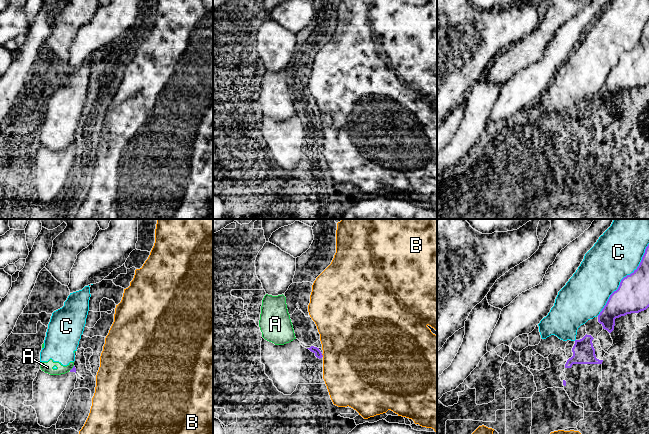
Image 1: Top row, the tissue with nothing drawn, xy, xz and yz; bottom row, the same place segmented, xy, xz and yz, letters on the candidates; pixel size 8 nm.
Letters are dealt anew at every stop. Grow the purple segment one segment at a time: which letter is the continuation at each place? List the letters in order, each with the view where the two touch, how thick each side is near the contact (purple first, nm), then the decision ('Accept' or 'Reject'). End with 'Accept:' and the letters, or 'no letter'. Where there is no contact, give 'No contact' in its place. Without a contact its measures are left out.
A: Touches purple in xy. Thickness 40 nm (purple) against 90 nm. Reject
B: Touches purple in xz. Thickness 60 nm (purple) against 500 nm. Reject
C: Touches purple in yz. Thickness 280 nm (purple) against 380 nm. Reject
Accept: no letter

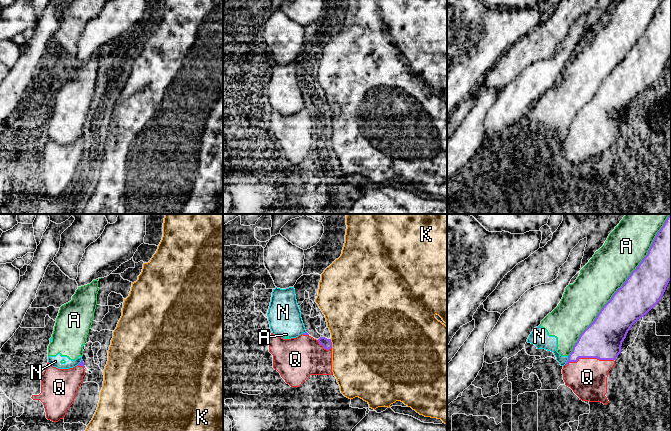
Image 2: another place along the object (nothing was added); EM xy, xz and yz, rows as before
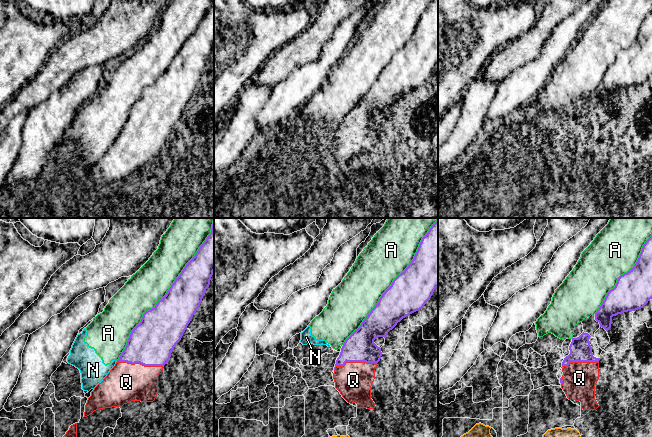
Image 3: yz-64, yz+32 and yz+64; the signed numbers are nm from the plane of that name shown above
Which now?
A: Touches purple in yz. Thickness 320 nm (purple) against 320 nm. Reject
K: Touches purple in xz. Thickness 80 nm (purple) against 500 nm. Reject
N: Touches purple in yz. Thickness 240 nm (purple) against 130 nm. Reject
Q: Touches purple in yz. Thickness 320 nm (purple) against 320 nm. Accept
Accept: Q

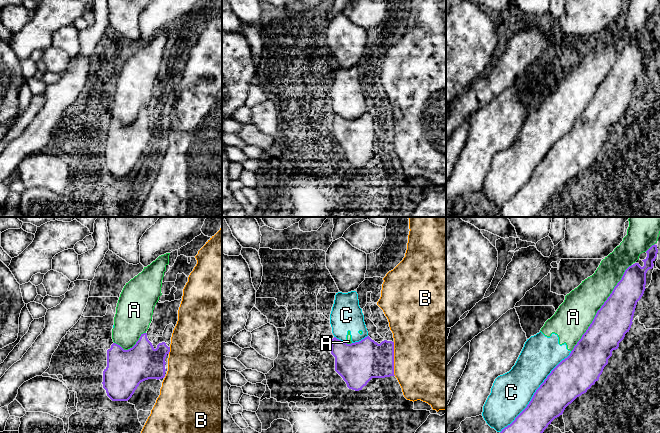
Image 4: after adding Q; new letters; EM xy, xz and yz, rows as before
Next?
A: Touches purple in yz. Thickness 300 nm (purple) against 280 nm. Reject
B: Touches purple in xz. Thickness 320 nm (purple) against 500 nm. Reject
C: Touches purple in yz. Thickness 300 nm (purple) against 320 nm. Reject
Accept: no letter

